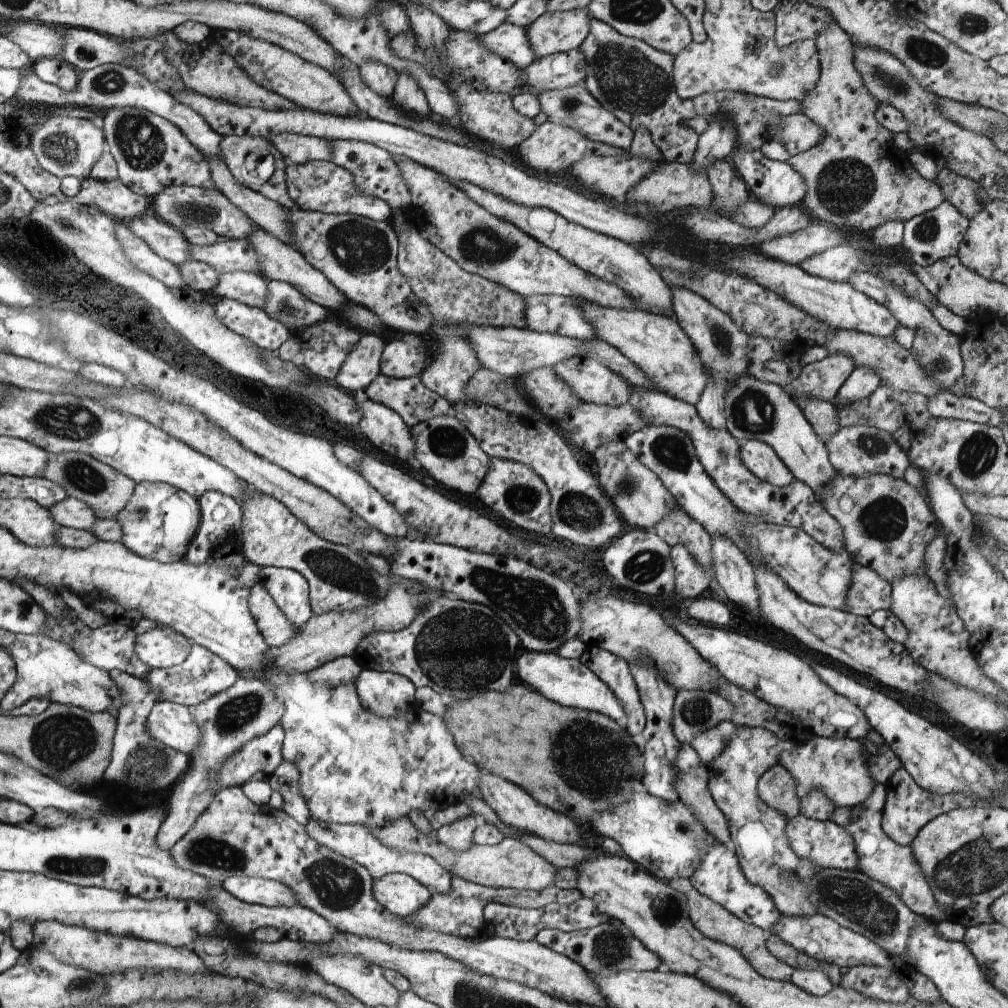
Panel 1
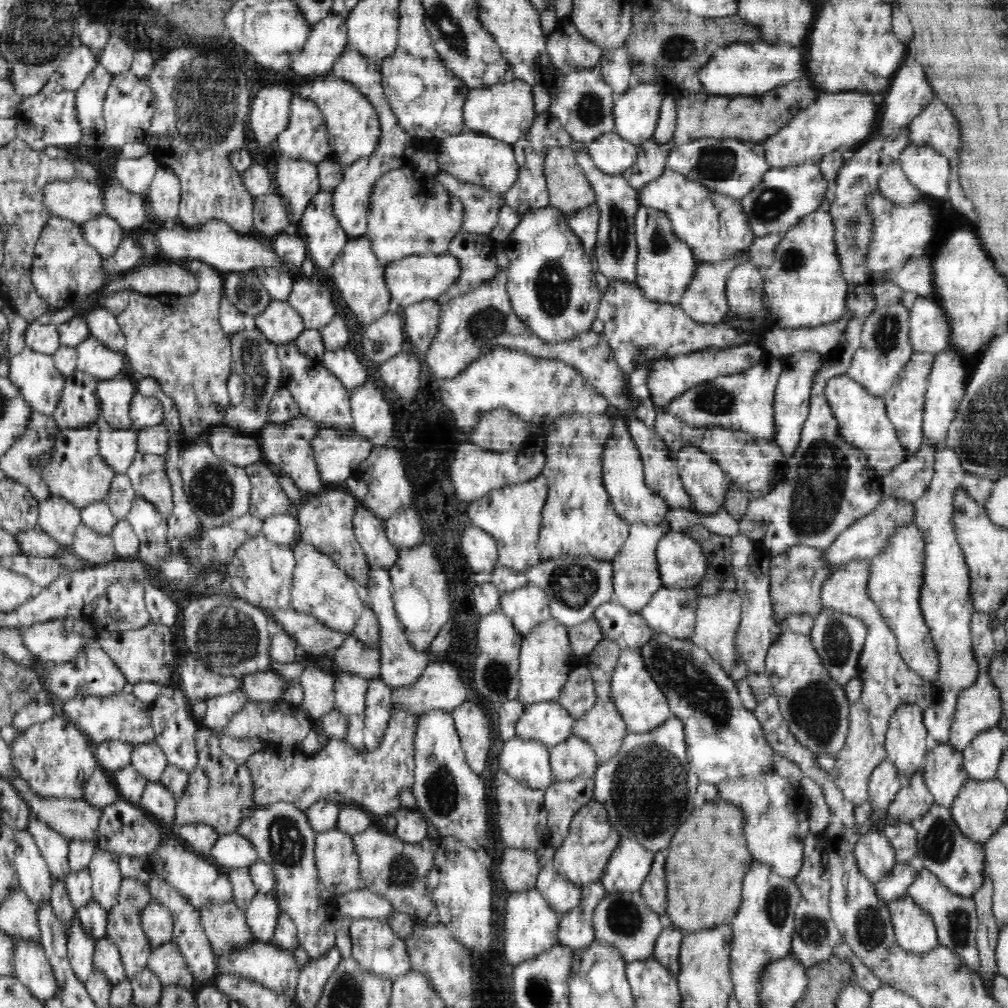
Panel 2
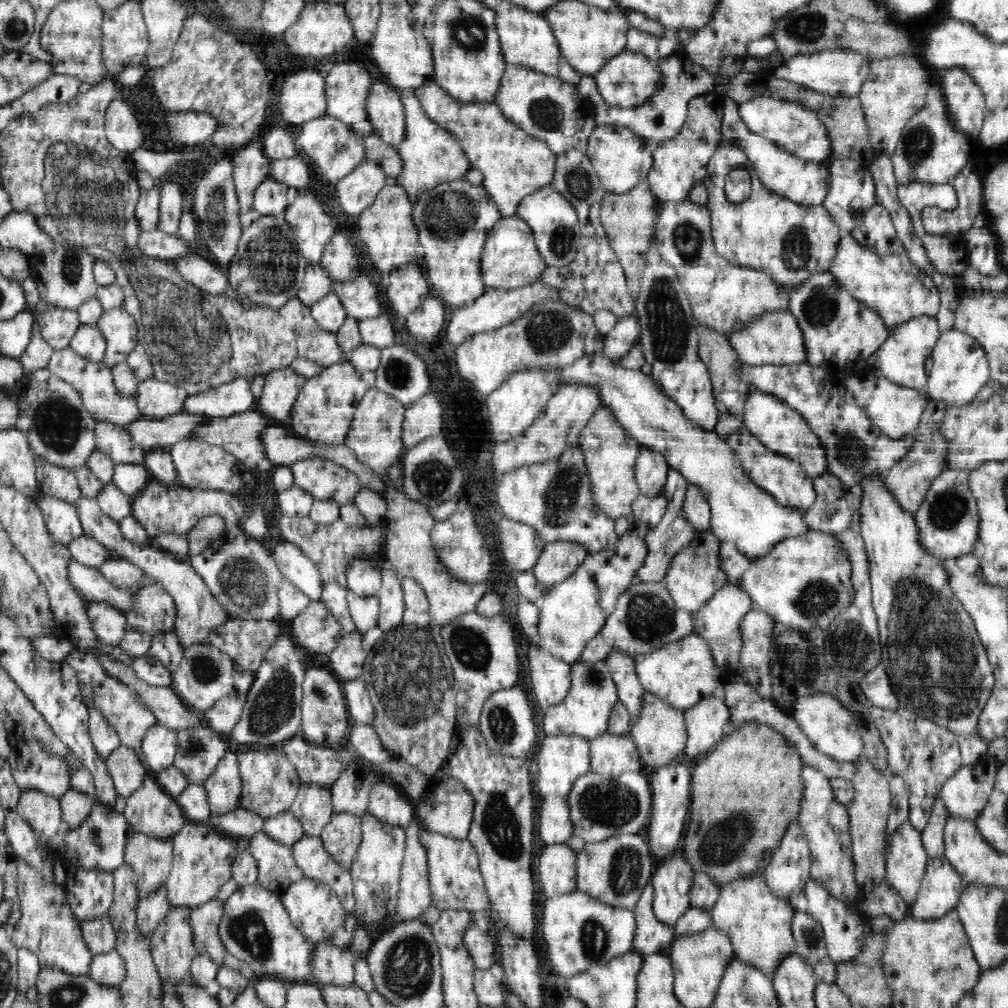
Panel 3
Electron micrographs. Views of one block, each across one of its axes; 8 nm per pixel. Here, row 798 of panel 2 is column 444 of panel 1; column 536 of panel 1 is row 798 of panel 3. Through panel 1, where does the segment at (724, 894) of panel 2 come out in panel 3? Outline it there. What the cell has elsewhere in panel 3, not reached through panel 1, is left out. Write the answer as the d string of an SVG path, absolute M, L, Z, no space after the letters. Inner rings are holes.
M758 721L746 722L734 728L731 735L726 735L712 751L695 761L690 784L692 804L689 810L690 822L686 826L682 840L682 850L691 868L695 872L707 874L721 886L722 866L738 862L744 850L756 862L764 860L764 864L768 864L773 851L780 845L788 825L798 816L804 790L800 775L804 764L800 753L790 741L786 741L776 729Z

